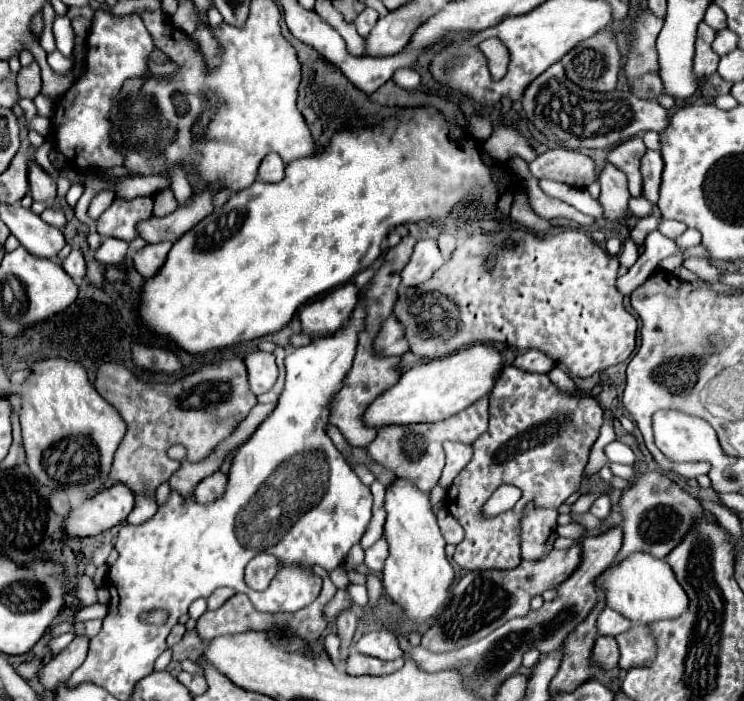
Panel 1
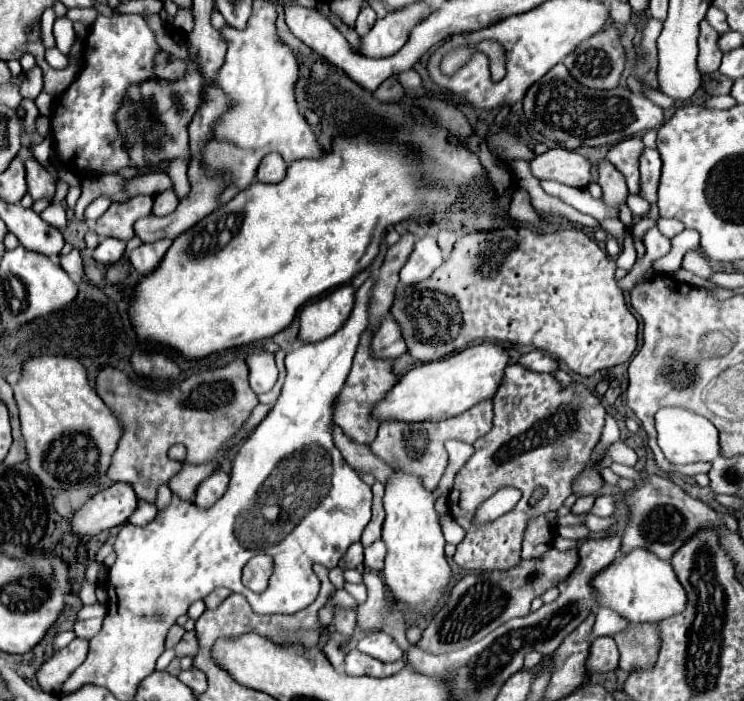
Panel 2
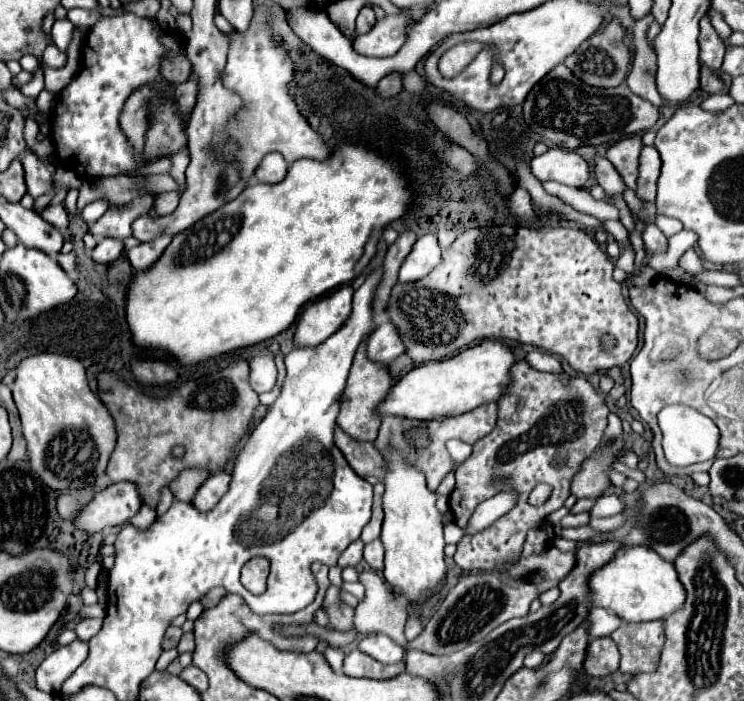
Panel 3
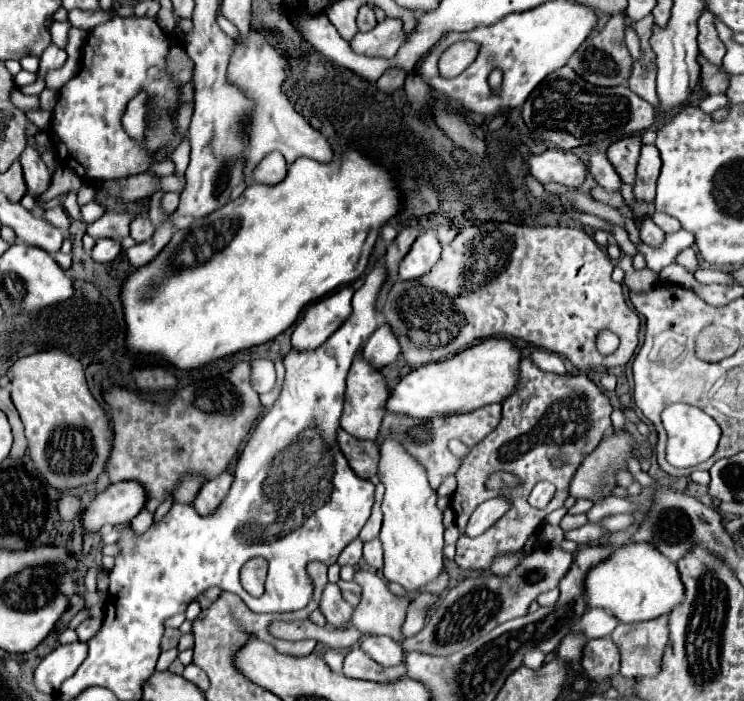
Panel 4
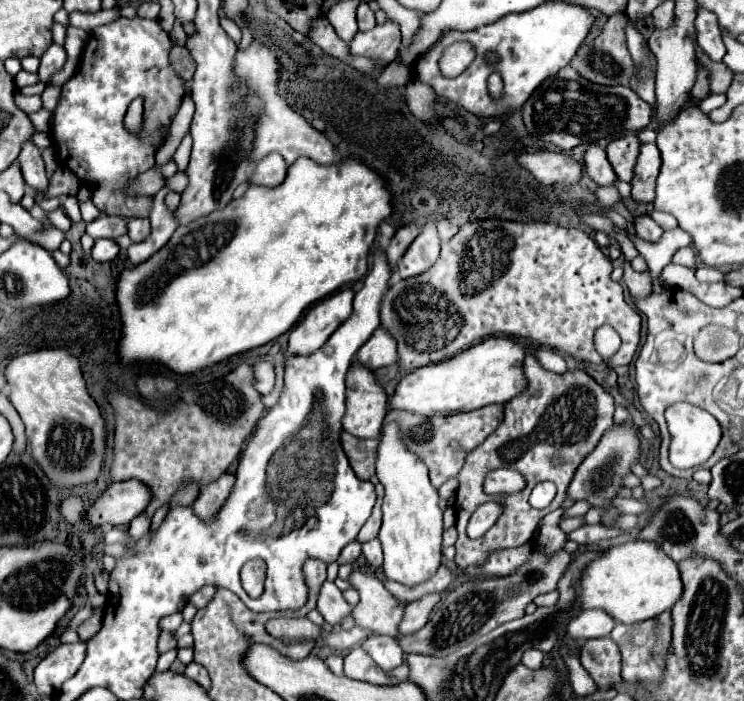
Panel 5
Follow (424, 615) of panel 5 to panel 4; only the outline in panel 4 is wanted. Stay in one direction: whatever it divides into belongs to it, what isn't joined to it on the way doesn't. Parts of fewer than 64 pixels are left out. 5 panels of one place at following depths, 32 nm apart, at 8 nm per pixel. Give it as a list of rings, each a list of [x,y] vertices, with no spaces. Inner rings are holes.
[[[420,594],[410,606],[408,606],[408,616],[406,622],[402,626],[402,634],[406,638],[416,636],[422,628],[424,628],[424,618],[426,618],[426,610],[438,600],[438,596],[434,594]]]

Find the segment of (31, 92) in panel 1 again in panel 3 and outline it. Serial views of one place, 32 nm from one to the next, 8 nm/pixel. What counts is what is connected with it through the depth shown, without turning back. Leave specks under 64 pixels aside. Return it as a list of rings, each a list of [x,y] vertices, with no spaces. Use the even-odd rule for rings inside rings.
[[[36,68],[36,70],[32,72],[32,80],[26,82],[26,84],[22,84],[22,86],[20,86],[20,92],[22,92],[24,96],[28,96],[28,98],[36,98],[36,96],[42,92],[42,88],[44,88],[42,68]]]

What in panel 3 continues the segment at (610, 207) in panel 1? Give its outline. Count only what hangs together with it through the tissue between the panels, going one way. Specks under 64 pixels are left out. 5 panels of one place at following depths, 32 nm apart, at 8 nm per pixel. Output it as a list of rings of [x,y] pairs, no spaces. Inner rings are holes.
[[[596,158],[594,160],[594,172],[596,172],[598,184],[604,188],[604,192],[606,192],[608,198],[624,196],[626,184],[624,184],[622,176],[618,176],[616,168],[606,158]]]

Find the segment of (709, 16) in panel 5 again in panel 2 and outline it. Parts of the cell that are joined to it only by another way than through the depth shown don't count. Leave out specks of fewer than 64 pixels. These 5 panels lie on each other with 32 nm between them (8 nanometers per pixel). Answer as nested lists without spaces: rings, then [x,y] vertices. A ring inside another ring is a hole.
[[[700,22],[700,36],[698,36],[698,72],[700,74],[712,74],[718,70],[720,60],[722,60],[722,52],[716,48],[716,40],[718,40],[718,32],[706,22]]]

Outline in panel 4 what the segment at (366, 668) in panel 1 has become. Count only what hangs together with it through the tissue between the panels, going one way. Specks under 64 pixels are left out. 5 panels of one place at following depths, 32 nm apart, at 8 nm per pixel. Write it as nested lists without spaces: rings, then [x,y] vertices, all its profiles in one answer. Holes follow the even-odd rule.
[[[358,646],[352,648],[344,658],[344,674],[348,678],[360,678],[360,680],[374,680],[374,682],[392,682],[406,674],[404,662],[392,668],[380,668],[376,660],[372,660],[368,654],[364,654]]]

